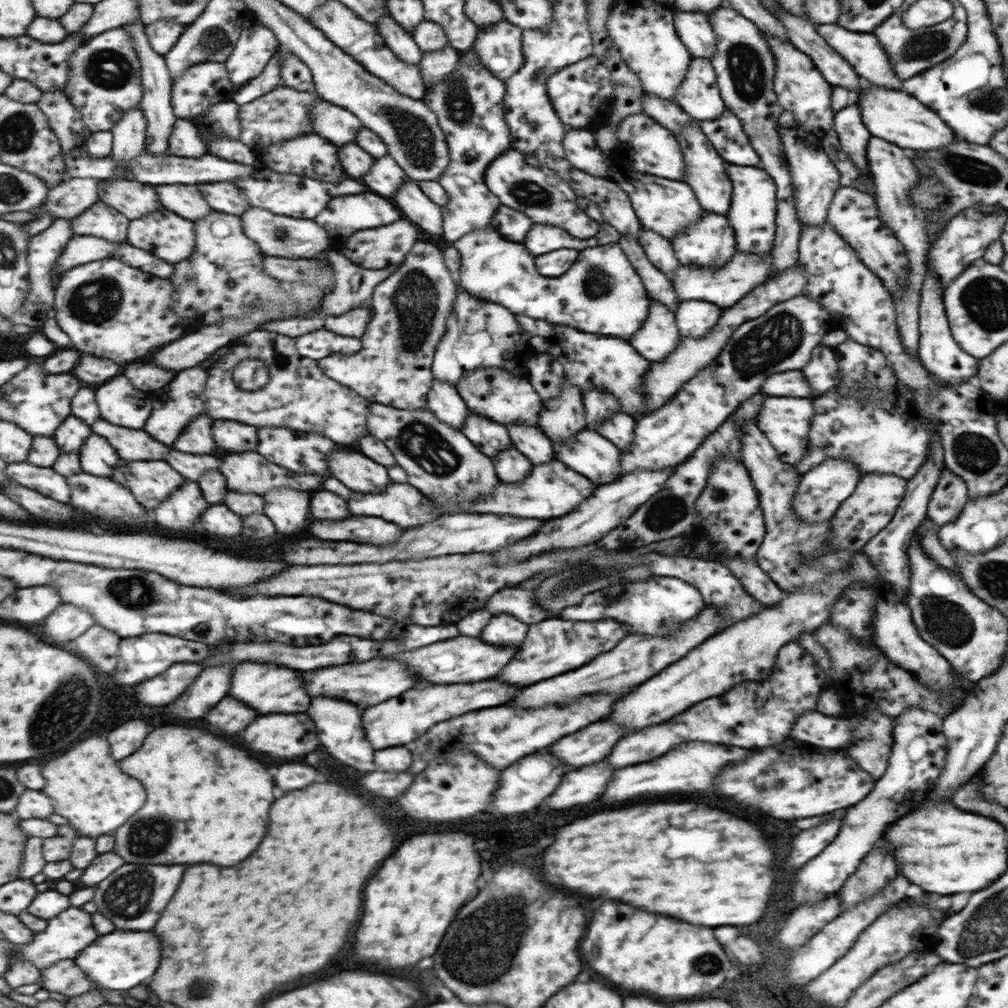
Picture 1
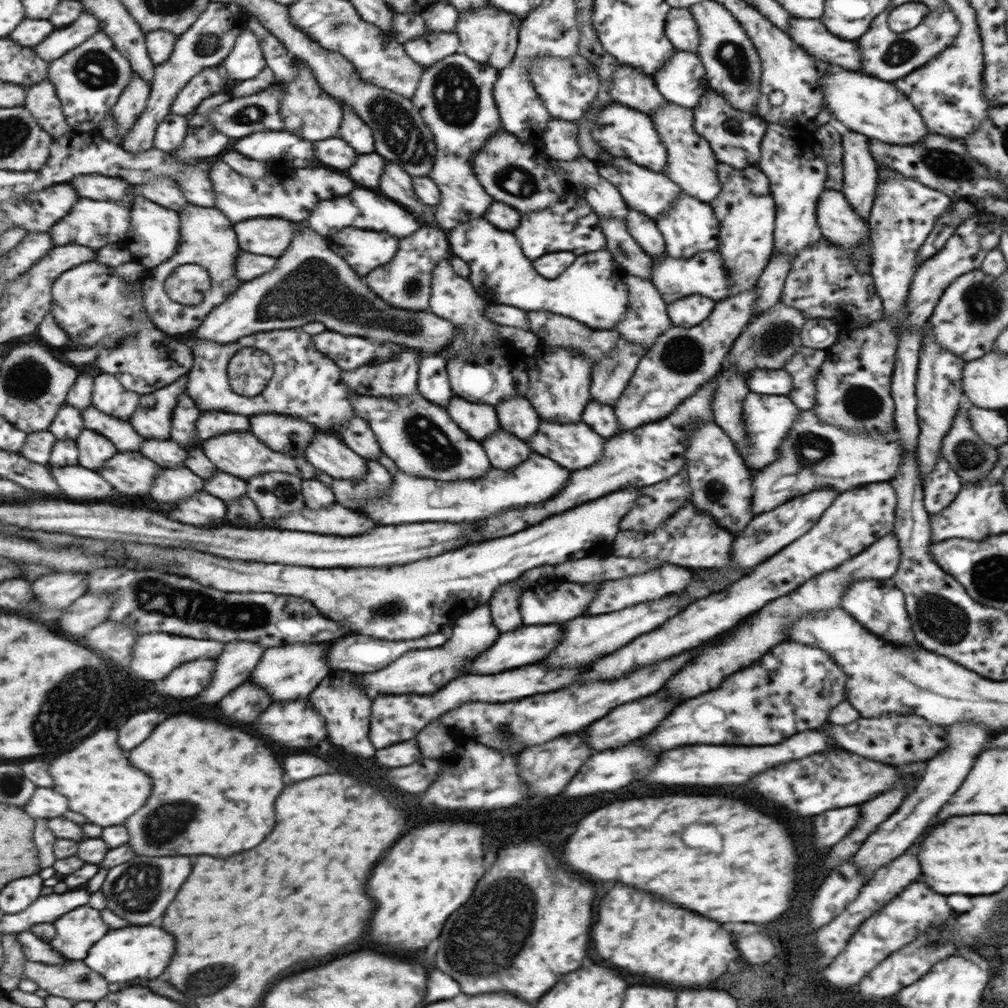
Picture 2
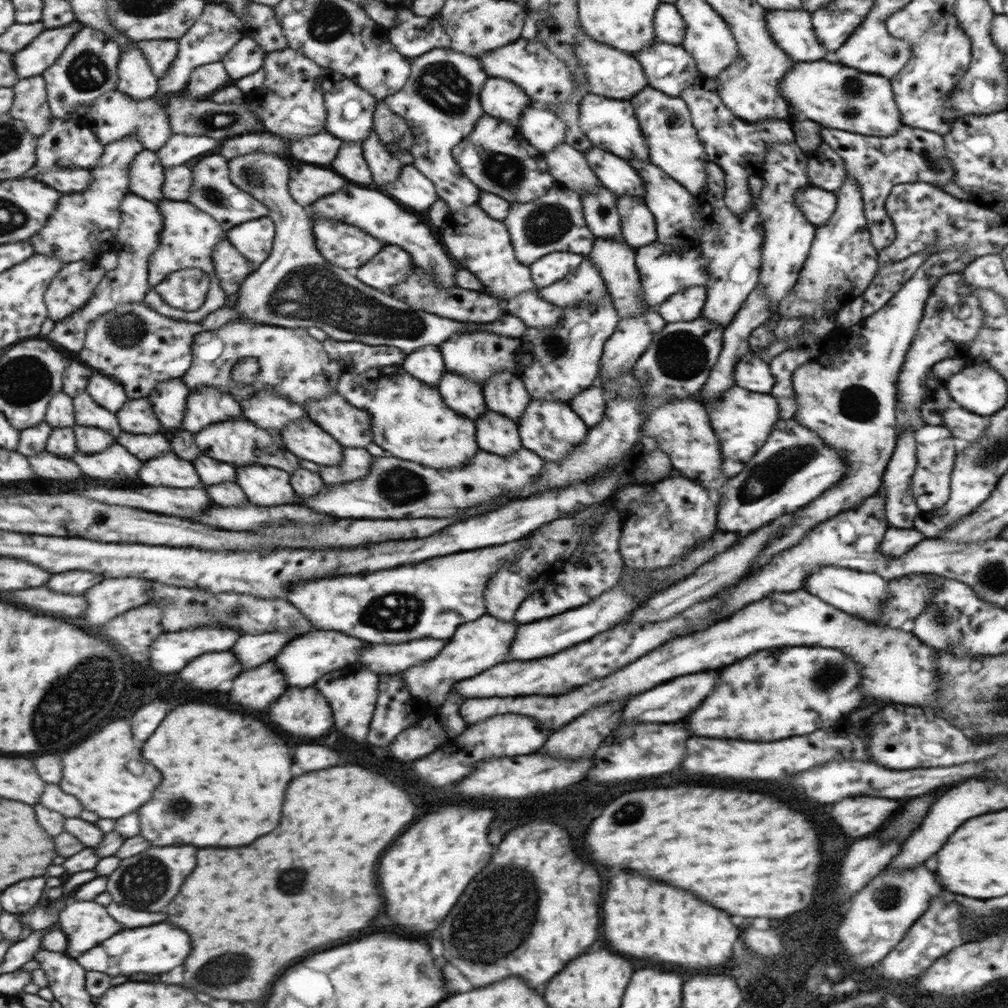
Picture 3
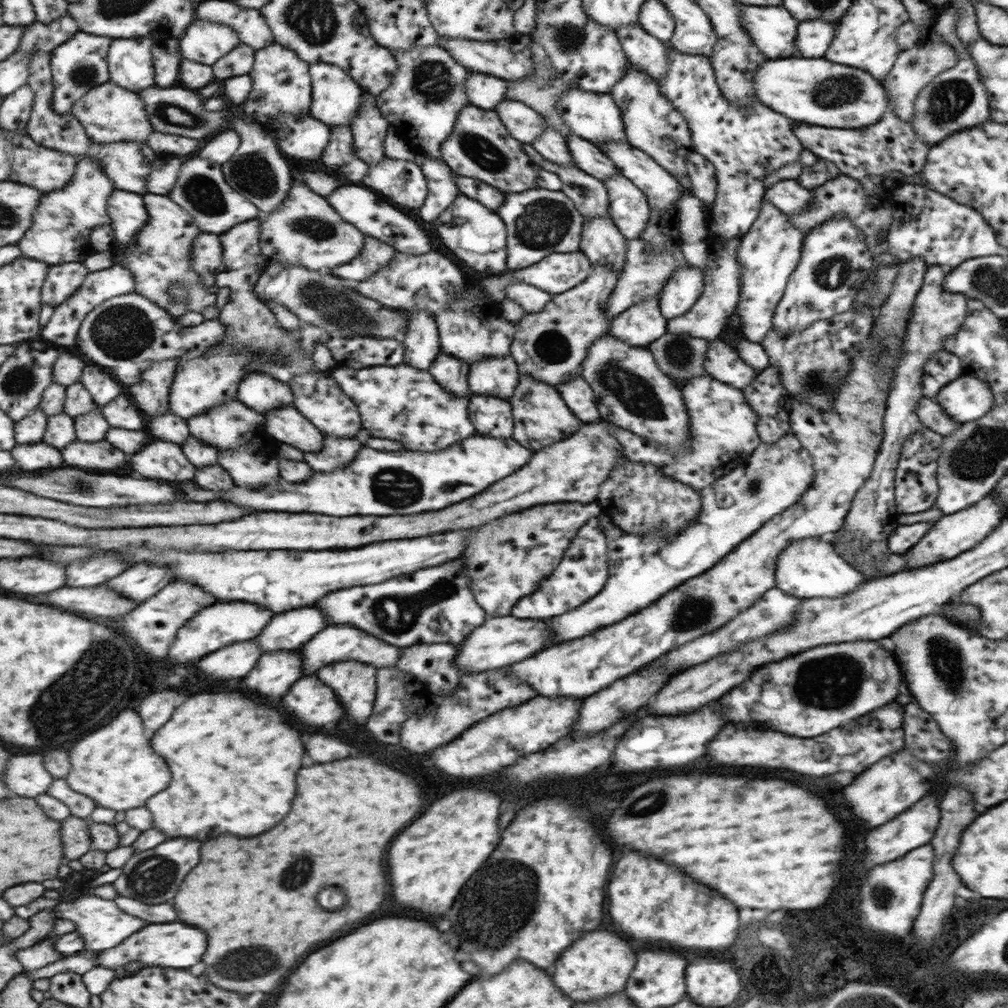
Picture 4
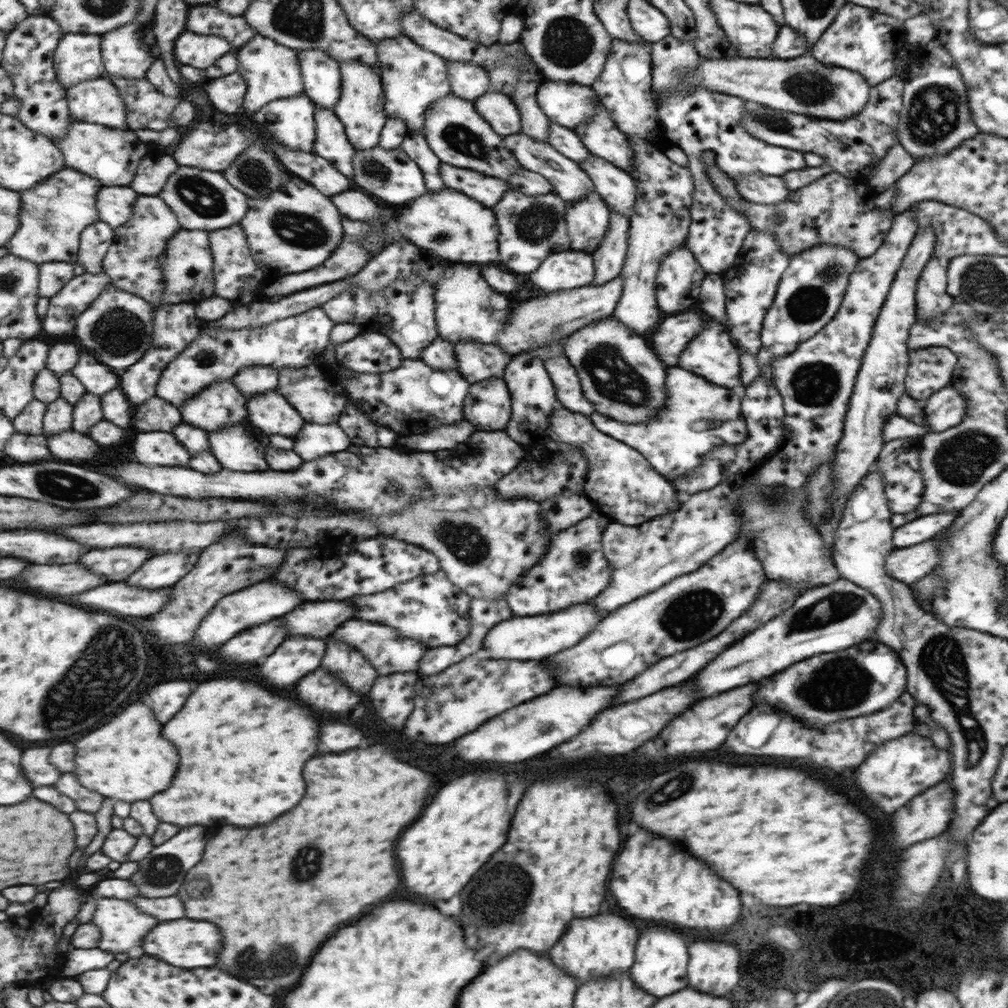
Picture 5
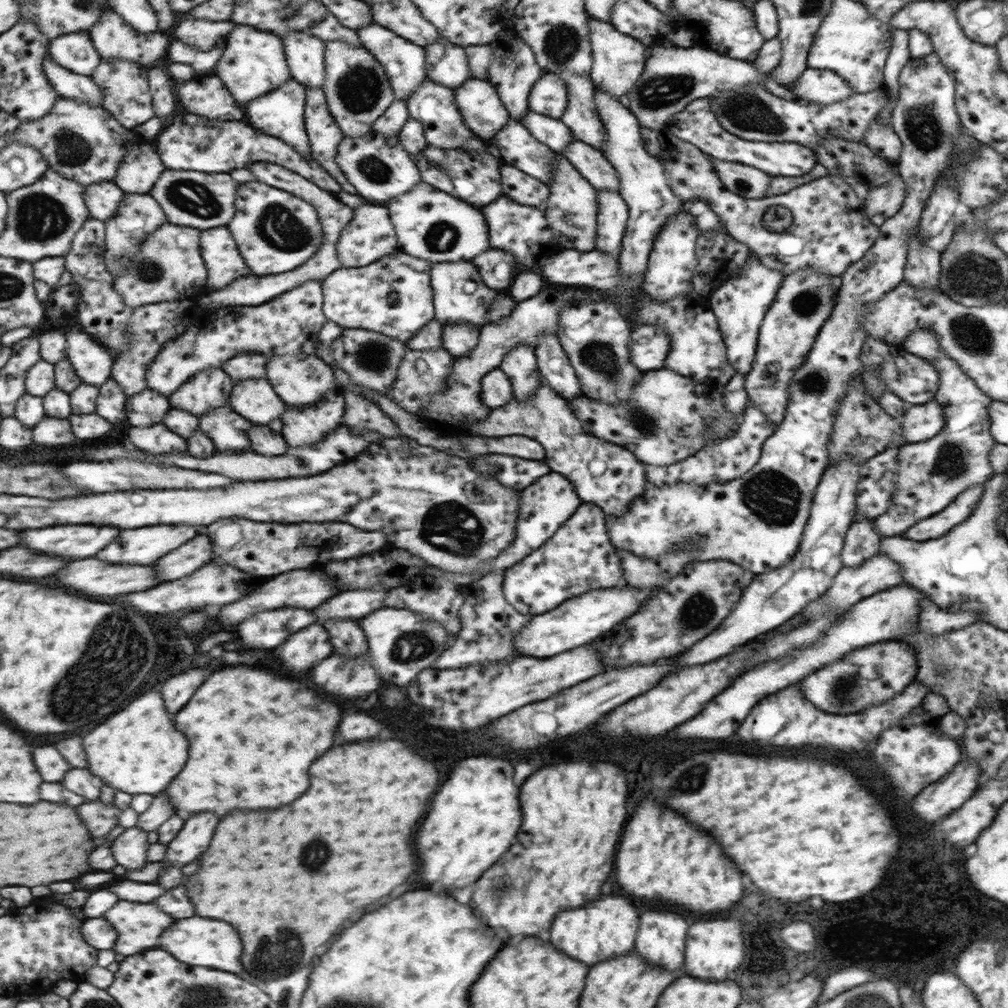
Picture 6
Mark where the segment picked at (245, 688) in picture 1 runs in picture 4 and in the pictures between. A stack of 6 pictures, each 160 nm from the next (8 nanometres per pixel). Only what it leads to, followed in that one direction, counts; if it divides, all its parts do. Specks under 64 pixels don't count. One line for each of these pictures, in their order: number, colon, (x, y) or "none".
2: (289, 672)
3: (305, 660)
4: (337, 643)

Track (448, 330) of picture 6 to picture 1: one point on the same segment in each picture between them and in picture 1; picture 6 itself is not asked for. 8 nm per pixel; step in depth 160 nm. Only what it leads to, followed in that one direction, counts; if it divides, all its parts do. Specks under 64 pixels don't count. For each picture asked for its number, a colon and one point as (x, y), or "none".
1: (529, 439)
2: (516, 415)
3: (503, 392)
4: (495, 376)
5: (475, 361)

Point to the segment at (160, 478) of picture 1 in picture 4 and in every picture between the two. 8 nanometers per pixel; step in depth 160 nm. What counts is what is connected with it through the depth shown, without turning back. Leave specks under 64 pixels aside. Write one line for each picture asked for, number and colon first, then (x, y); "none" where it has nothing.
2: (132, 473)
3: (114, 463)
4: (101, 455)

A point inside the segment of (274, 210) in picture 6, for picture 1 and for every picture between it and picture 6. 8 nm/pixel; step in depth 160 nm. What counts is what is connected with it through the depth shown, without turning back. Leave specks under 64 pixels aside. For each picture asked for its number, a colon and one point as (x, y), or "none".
1: (377, 248)
2: (365, 250)
3: (348, 246)
4: (307, 231)
5: (297, 228)

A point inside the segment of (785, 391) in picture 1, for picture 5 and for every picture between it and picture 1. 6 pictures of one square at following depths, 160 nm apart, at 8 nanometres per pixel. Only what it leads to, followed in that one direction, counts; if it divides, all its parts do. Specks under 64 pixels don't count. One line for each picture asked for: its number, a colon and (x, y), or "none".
2: (761, 381)
3: (751, 373)
4: (723, 363)
5: (711, 354)

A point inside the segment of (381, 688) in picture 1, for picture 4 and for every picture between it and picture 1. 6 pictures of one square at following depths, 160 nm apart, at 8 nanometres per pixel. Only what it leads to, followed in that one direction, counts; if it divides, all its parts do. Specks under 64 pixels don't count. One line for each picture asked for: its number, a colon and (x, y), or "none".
2: (423, 672)
3: (478, 645)
4: (497, 642)

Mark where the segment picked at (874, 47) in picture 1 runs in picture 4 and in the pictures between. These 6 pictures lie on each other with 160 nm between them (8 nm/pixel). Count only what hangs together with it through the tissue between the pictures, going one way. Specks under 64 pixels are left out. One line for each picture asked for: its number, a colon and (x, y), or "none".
2: (811, 35)
3: (792, 30)
4: (773, 29)

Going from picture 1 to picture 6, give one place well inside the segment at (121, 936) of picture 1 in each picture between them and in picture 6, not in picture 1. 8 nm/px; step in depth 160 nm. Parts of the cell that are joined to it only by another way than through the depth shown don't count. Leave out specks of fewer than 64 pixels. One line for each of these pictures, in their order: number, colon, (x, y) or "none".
2: (125, 955)
3: (157, 949)
4: (177, 945)
5: (186, 943)
6: (198, 941)

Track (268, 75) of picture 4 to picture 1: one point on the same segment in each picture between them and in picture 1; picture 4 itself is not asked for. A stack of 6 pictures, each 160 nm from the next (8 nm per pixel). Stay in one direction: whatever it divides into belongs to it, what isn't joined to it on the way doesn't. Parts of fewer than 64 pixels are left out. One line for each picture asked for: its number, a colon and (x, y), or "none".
1: (340, 126)
2: (310, 113)
3: (291, 103)

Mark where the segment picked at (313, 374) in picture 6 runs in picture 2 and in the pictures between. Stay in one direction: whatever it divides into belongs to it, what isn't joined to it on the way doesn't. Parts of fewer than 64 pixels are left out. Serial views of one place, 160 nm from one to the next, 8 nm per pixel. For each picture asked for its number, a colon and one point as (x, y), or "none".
2: (359, 434)
3: (351, 426)
4: (317, 395)
5: (316, 391)

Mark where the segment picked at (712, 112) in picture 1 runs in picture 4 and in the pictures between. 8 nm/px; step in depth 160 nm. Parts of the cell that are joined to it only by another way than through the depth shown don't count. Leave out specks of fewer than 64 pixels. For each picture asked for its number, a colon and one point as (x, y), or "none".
2: (682, 81)
3: (669, 68)
4: (647, 54)

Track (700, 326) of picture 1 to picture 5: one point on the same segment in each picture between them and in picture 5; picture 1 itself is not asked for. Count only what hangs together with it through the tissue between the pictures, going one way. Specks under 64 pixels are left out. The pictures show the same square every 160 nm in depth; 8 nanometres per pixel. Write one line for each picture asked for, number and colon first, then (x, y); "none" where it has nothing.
2: (688, 311)
3: (686, 305)
4: (680, 292)
5: (678, 277)

